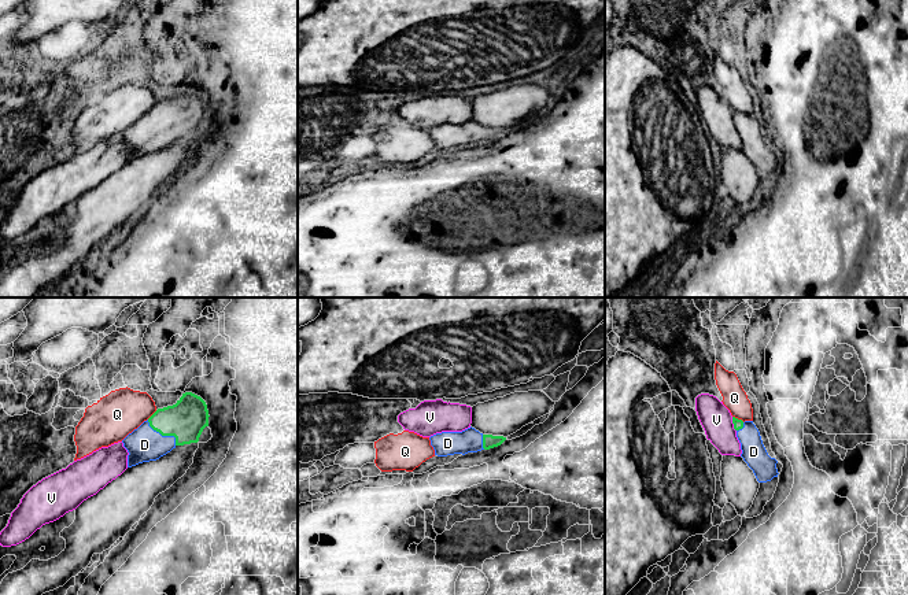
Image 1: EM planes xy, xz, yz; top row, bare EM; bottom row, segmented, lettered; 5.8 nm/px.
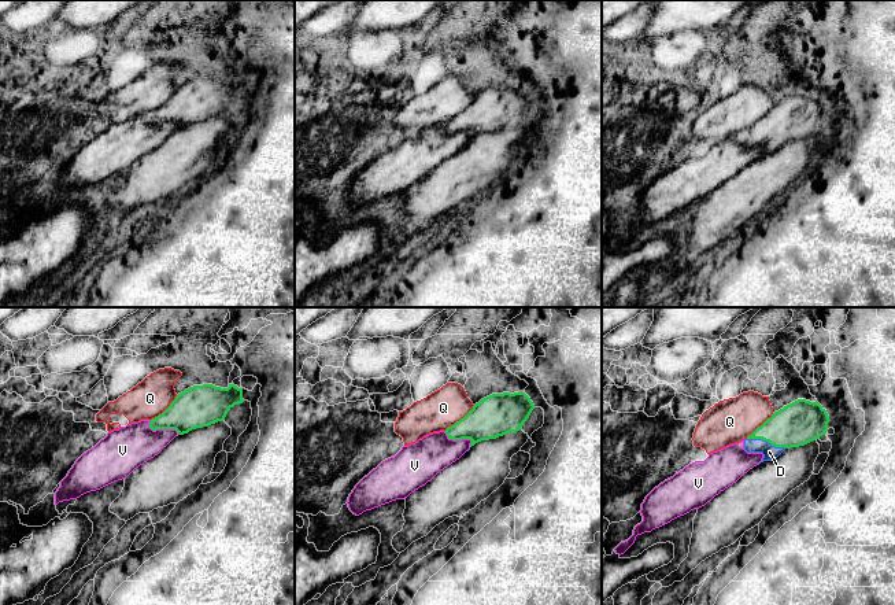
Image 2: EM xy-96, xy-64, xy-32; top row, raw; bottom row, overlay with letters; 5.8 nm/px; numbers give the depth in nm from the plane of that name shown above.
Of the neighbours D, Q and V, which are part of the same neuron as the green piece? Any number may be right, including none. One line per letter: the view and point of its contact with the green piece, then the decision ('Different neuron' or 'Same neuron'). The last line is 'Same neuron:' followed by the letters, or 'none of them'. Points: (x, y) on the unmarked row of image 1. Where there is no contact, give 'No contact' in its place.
D: Touches green at xy (163, 128). Same neuron
Q: Touches green at xy (152, 107). Different neuron
V: Touches green at yz (733, 115). Different neuron
Same neuron: D

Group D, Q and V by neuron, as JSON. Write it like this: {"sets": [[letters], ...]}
{"sets": [["D"], ["Q", "V"]]}

